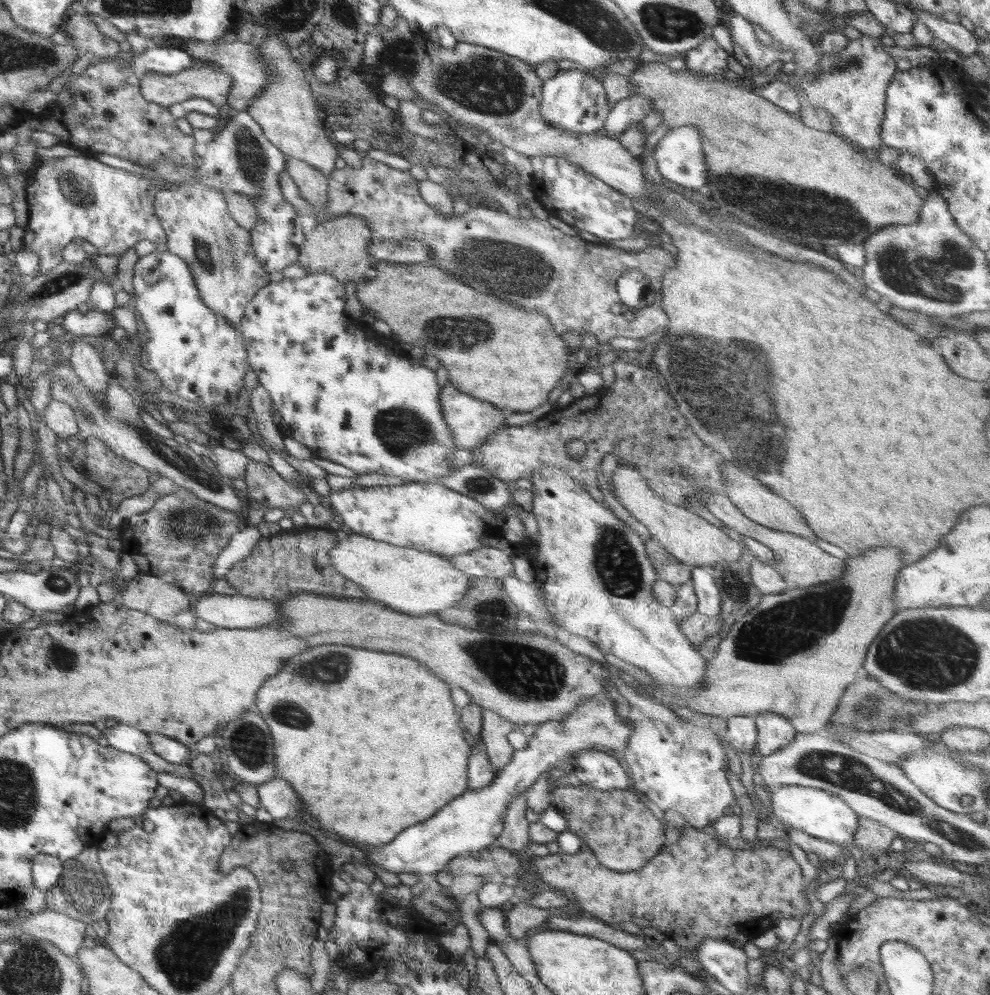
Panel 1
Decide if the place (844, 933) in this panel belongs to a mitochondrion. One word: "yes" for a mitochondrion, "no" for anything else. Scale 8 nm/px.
no

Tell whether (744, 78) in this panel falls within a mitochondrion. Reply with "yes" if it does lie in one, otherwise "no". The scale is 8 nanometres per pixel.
no

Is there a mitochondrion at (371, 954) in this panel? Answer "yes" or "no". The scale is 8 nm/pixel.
no

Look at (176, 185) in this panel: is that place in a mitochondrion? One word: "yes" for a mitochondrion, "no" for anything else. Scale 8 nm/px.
no

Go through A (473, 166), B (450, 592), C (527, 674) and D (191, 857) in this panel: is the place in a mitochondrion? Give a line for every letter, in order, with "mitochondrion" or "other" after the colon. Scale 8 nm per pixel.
A: mitochondrion
B: other
C: mitochondrion
D: other

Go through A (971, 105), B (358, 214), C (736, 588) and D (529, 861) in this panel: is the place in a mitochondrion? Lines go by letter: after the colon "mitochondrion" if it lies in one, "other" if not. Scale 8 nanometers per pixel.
A: other
B: other
C: mitochondrion
D: other

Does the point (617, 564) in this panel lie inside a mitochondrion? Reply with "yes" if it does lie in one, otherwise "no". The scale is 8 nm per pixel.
yes

